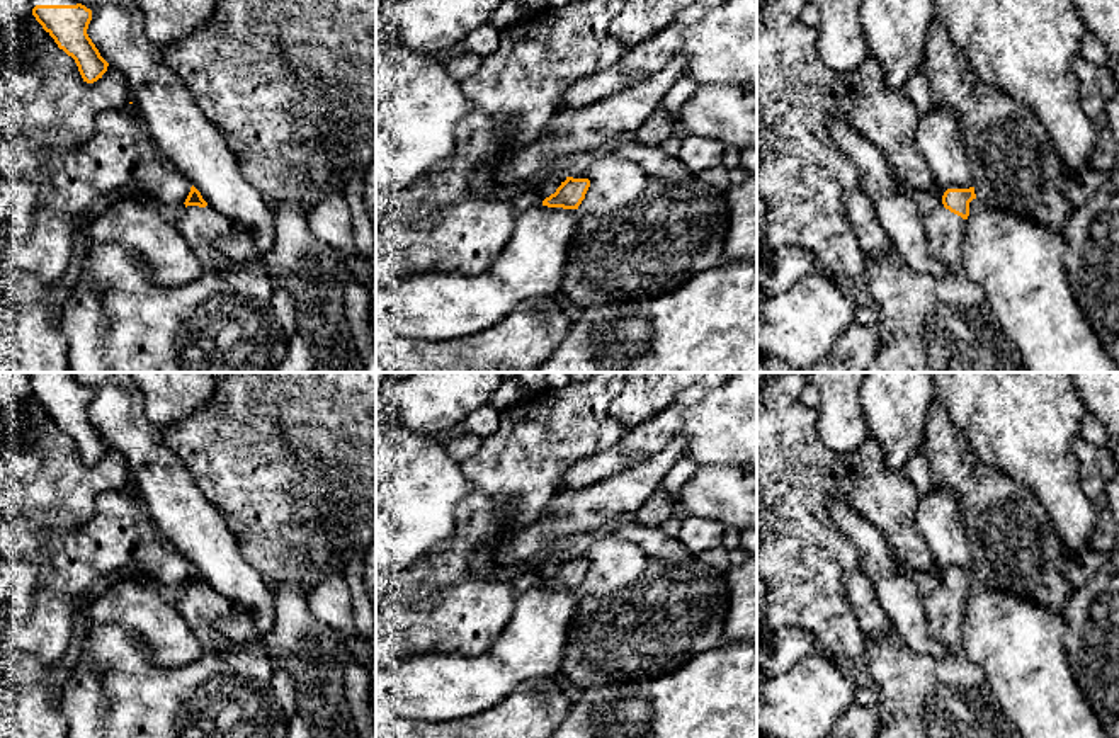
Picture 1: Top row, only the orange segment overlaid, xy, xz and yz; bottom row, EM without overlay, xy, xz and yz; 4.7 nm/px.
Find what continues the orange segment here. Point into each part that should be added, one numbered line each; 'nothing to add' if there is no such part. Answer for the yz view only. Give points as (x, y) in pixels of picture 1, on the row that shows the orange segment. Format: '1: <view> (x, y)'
1: yz (929, 323)

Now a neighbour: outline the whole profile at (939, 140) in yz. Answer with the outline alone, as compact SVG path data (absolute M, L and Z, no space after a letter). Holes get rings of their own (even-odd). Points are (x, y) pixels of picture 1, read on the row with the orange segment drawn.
M934 107L922 116L915 131L917 148L934 175L932 194L942 199L947 189L973 187L973 175L956 116Z

